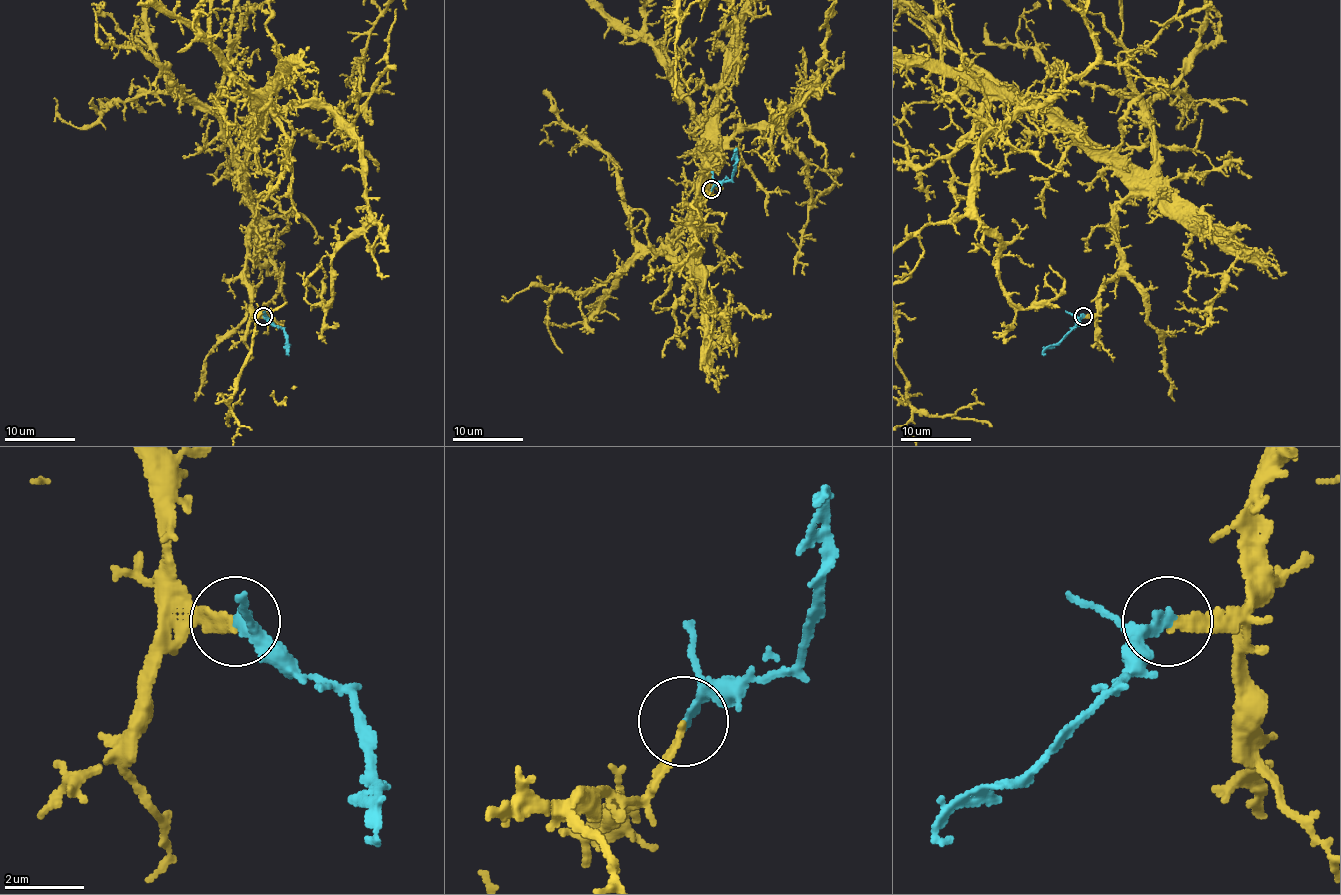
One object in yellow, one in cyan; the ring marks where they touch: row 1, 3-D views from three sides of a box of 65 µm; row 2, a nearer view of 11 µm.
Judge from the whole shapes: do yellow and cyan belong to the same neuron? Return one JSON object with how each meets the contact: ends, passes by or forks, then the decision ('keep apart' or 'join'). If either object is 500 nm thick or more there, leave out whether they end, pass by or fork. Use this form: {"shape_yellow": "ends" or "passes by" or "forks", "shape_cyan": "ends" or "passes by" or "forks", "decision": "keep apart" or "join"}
{"shape_yellow": "ends", "shape_cyan": "ends", "decision": "join"}

